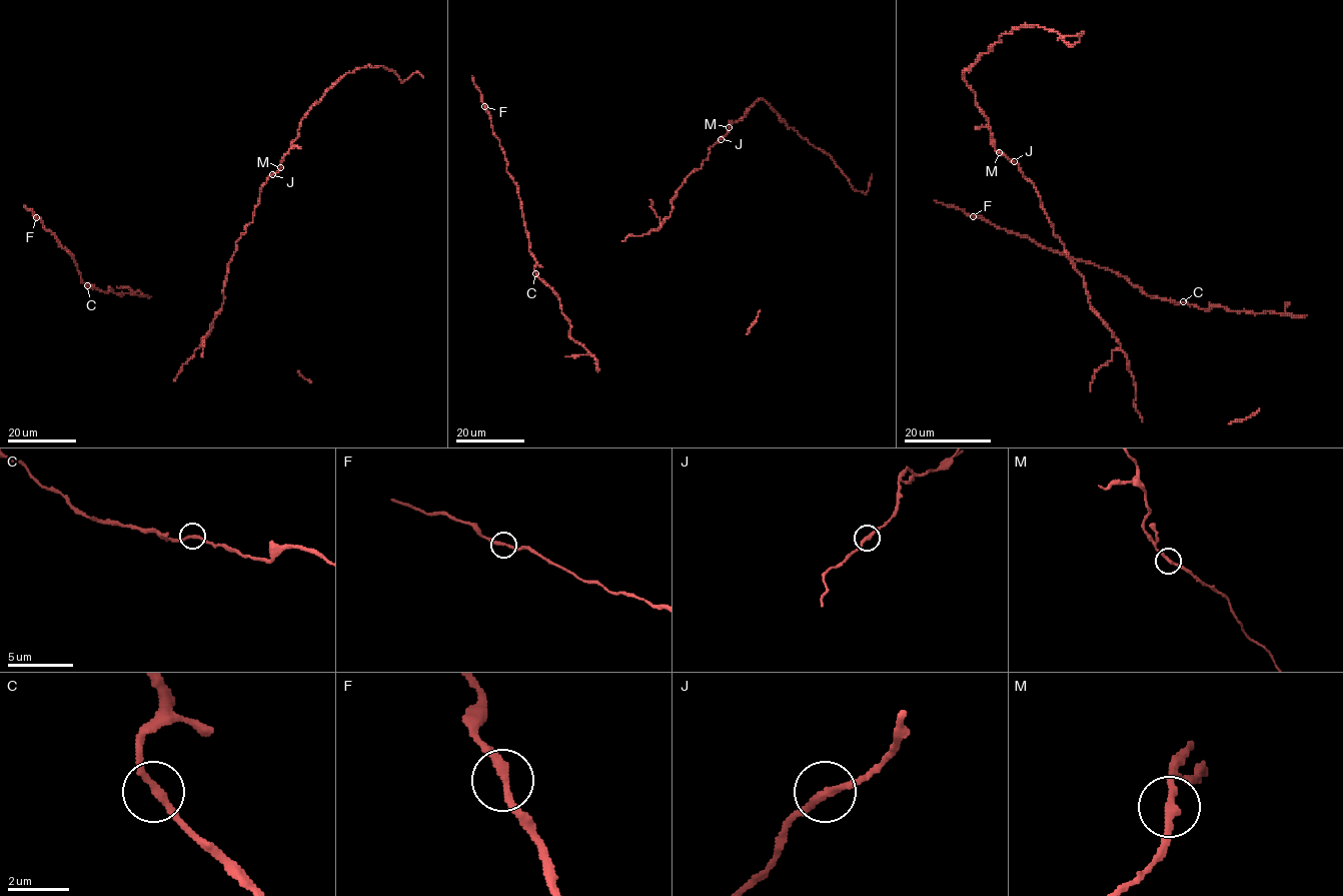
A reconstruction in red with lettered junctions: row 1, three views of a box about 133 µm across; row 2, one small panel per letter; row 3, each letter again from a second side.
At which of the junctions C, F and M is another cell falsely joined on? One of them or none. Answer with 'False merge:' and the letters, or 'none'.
False merge: none

